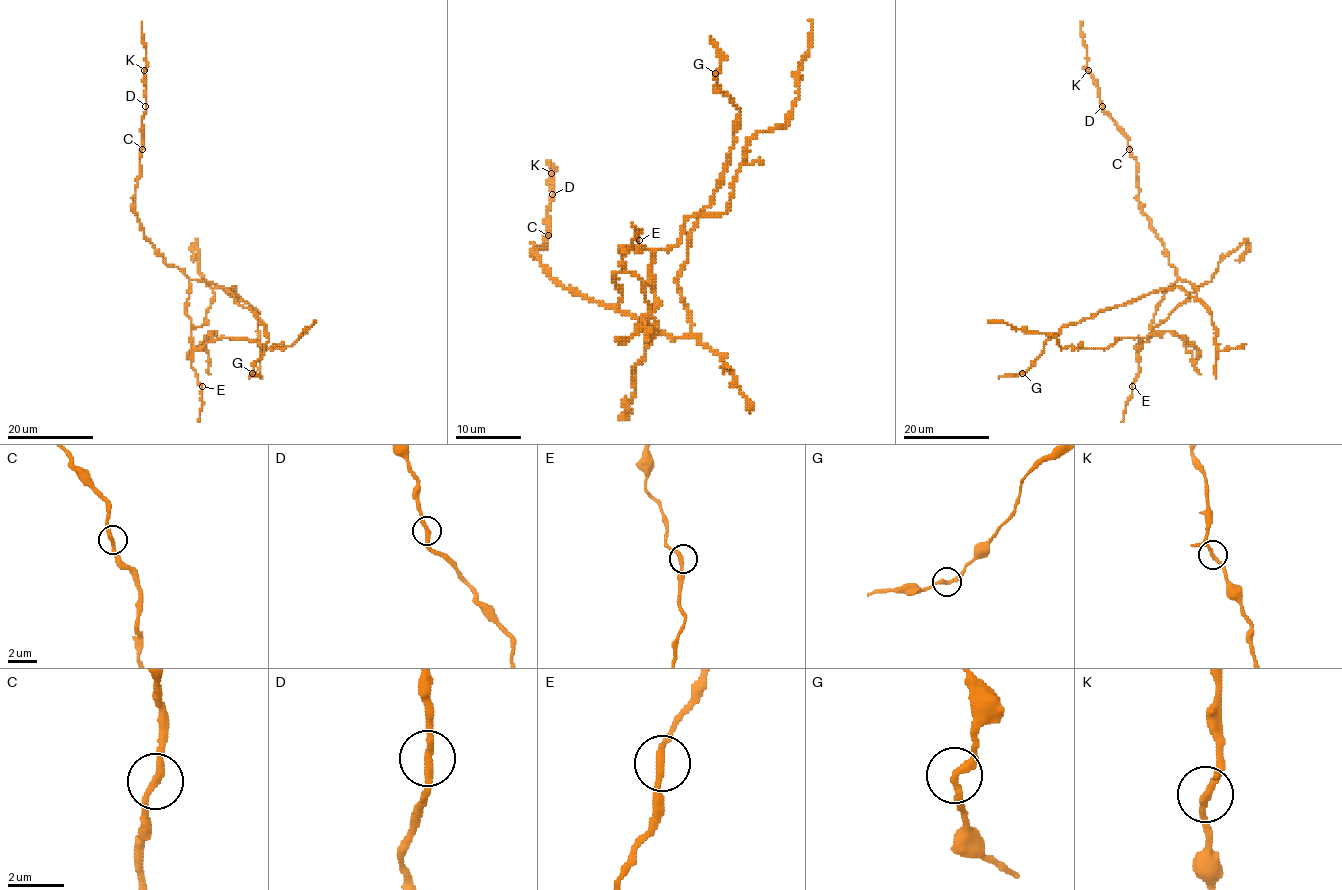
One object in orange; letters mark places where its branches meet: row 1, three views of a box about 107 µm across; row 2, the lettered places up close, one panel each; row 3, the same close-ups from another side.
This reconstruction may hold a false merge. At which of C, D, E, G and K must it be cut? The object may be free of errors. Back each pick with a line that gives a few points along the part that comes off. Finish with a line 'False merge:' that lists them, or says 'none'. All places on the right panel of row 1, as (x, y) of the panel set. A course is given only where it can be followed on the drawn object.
False merge: none

